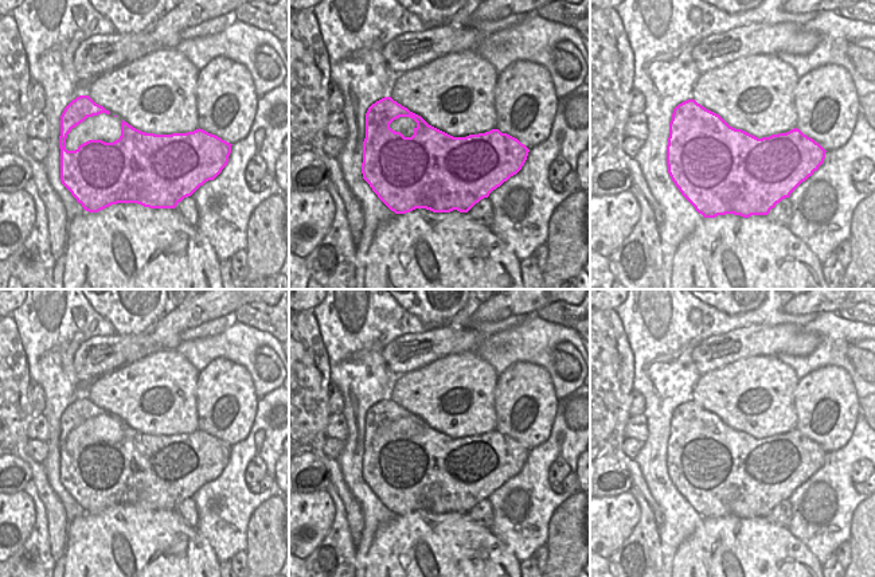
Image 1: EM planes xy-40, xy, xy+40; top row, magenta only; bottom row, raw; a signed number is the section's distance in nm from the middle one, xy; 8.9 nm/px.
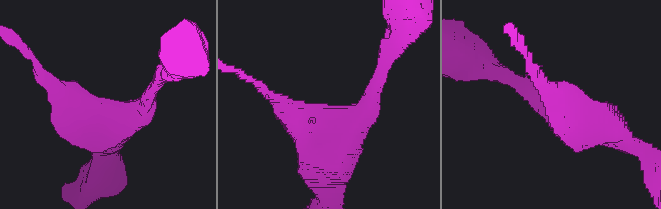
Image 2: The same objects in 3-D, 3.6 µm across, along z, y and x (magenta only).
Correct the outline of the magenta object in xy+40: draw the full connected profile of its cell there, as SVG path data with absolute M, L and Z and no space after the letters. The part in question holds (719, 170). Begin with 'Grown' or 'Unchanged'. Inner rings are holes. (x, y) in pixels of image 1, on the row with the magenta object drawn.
Unchanged. M695 100L679 104L669 122L668 174L681 195L704 218L767 215L824 163L825 149L794 128L758 139L730 126Z

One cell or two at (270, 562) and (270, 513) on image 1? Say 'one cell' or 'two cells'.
one cell

